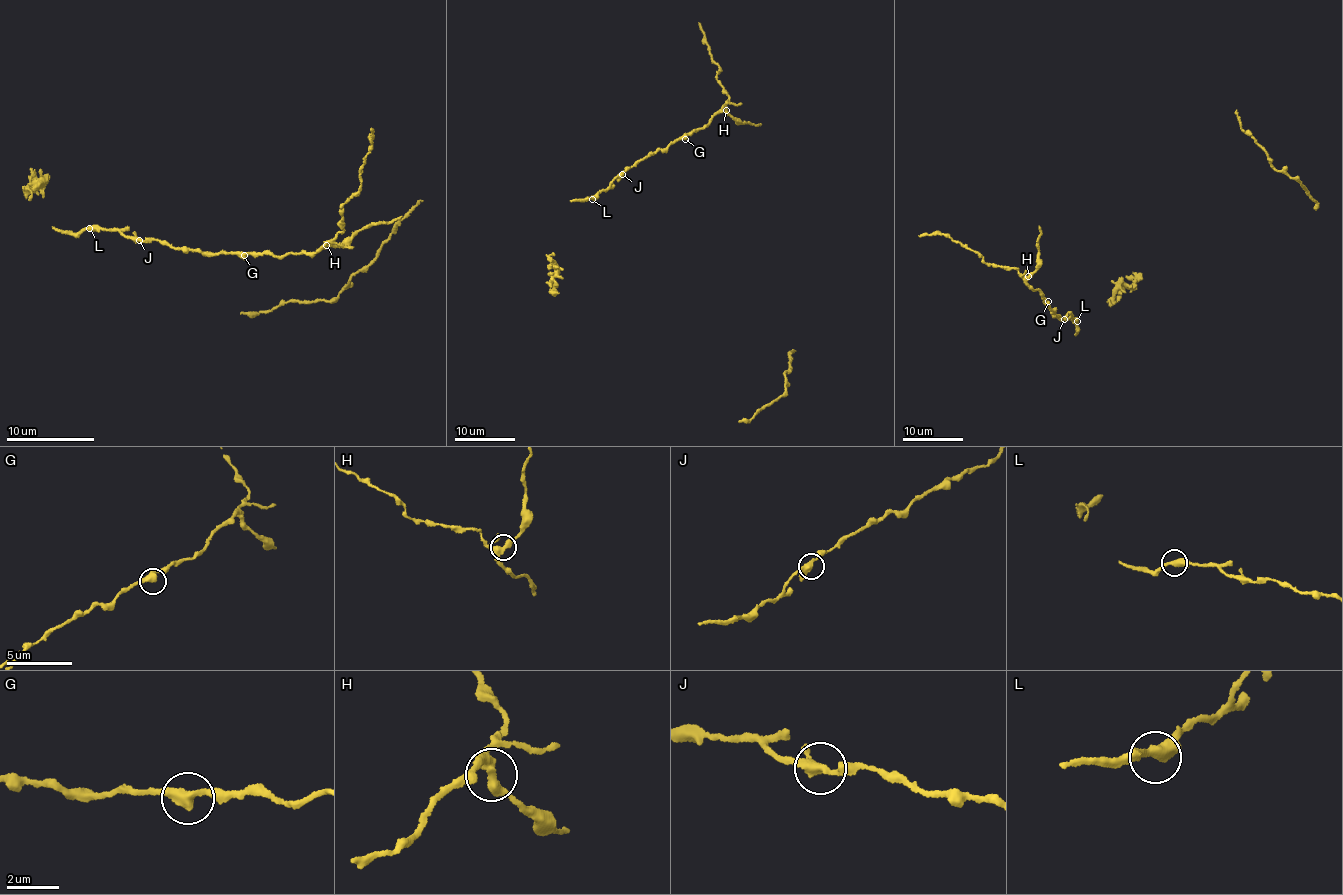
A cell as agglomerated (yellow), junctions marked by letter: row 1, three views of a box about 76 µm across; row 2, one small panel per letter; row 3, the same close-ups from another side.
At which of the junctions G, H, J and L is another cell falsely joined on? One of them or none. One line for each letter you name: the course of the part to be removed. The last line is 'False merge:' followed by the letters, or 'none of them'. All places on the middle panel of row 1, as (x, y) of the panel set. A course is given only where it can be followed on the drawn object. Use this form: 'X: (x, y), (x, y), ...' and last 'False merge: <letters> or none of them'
H: (726, 111), (740, 123), (761, 124)
False merge: H

